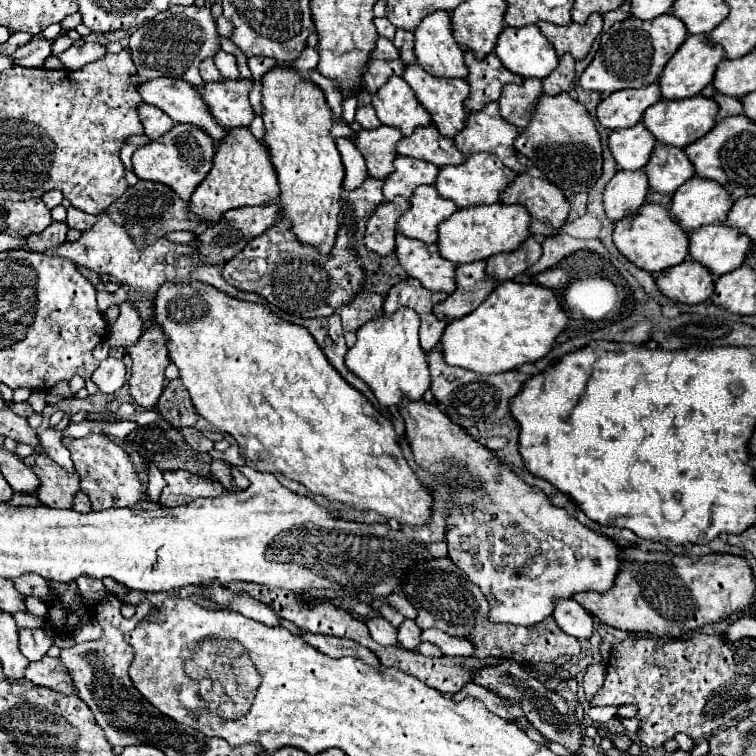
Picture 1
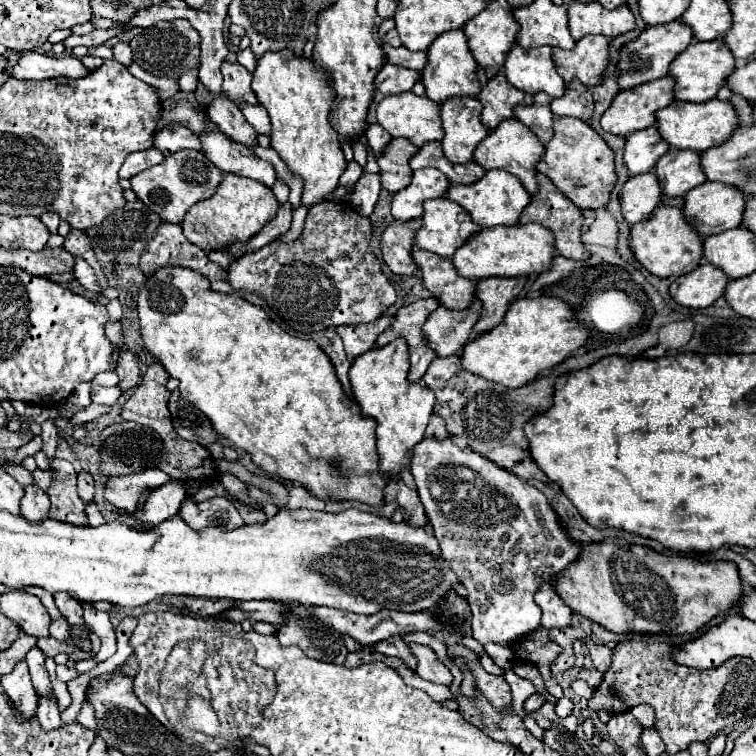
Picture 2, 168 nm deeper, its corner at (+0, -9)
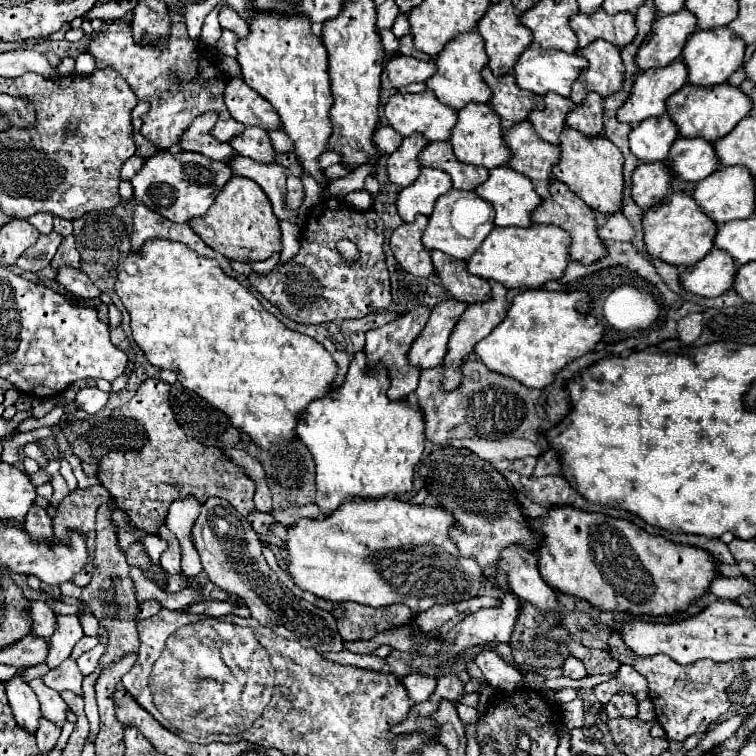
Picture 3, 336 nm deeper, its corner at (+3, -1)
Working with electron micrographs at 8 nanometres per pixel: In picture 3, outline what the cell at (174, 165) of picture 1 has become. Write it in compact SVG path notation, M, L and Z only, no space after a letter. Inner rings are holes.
M169 151L157 153L149 157L143 169L131 179L135 189L135 197L145 203L155 213L163 215L173 223L187 223L193 217L201 217L207 213L211 203L215 201L217 193L225 187L225 183L233 177L229 165L221 165L219 161L211 161L201 153L183 151L171 155Z

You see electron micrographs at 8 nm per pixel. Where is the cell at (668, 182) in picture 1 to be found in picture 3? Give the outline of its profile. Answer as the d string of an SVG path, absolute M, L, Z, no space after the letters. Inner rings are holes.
M679 137L673 143L665 163L673 169L679 179L691 183L697 183L719 169L715 147L705 139Z

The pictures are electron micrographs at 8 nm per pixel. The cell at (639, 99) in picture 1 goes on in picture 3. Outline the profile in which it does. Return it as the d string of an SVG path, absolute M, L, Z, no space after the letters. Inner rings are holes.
M681 59L667 67L639 73L631 97L617 111L617 119L635 127L653 115L663 115L667 111L665 101L687 83L687 75L687 65Z

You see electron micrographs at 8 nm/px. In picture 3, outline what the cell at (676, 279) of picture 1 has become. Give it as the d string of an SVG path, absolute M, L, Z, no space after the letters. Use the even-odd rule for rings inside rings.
M713 247L707 257L681 273L681 285L701 297L719 297L733 287L737 267L729 253Z

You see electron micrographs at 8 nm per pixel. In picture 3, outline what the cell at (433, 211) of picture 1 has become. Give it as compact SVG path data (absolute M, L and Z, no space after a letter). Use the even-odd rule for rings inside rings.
M451 189L449 193L445 193L445 197L437 199L435 211L429 217L429 225L423 233L423 243L427 249L439 249L455 259L467 261L495 227L493 219L495 219L493 207L487 201L483 201L475 191Z

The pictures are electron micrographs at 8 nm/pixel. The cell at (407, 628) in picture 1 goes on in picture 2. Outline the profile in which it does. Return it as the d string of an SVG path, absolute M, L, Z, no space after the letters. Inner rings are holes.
M410 643L408 645L412 655L416 657L418 665L416 665L416 673L422 677L422 679L428 679L432 683L442 683L442 685L450 685L452 683L452 675L450 671L438 661L436 653L426 647L426 645L418 645L418 643Z

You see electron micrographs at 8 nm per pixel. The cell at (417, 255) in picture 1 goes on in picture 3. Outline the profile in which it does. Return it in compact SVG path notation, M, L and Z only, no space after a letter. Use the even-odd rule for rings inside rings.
M431 251L435 273L441 279L443 287L463 303L479 303L491 299L491 285L489 281L471 275L467 271L467 263L455 257L449 257L441 251Z

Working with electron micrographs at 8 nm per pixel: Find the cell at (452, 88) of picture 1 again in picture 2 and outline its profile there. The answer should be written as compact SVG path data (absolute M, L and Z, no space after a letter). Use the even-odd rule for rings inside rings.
M452 97L440 103L440 119L444 129L442 149L454 163L472 161L478 141L488 129L480 123L480 101L476 97Z

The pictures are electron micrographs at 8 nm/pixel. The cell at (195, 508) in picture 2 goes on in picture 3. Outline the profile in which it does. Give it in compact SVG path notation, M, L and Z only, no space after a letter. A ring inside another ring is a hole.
M217 497L205 501L193 525L193 543L209 579L223 591L239 597L239 601L249 607L251 617L263 627L273 629L281 637L297 639L303 647L317 649L319 653L343 649L343 639L337 633L335 619L313 603L297 599L291 589L277 579L277 573L271 571L263 557L259 535L253 531L247 517L237 513L229 501Z

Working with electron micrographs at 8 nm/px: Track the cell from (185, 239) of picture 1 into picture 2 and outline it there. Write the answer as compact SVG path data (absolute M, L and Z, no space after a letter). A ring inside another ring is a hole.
M210 251L208 253L208 258L213 262L218 263L225 270L228 270L233 261L232 257L230 257L226 251L224 251L224 253L223 251Z

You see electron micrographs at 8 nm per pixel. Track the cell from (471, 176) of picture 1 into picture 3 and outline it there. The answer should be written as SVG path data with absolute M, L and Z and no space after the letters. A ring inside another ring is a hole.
M511 167L489 171L489 179L475 191L493 205L497 227L529 227L531 213L541 205L529 177Z

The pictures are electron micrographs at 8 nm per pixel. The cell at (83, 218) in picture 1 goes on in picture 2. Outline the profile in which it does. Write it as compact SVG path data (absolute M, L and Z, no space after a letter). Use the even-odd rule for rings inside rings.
M70 229L70 233L68 233L68 235L66 235L66 239L64 239L64 249L66 249L66 251L70 251L72 255L80 255L80 257L84 257L84 259L90 263L90 267L94 269L99 285L102 288L109 286L108 279L106 279L106 277L104 277L104 273L102 273L100 263L96 261L96 253L94 253L92 241L90 241L90 237L86 235L86 231Z

